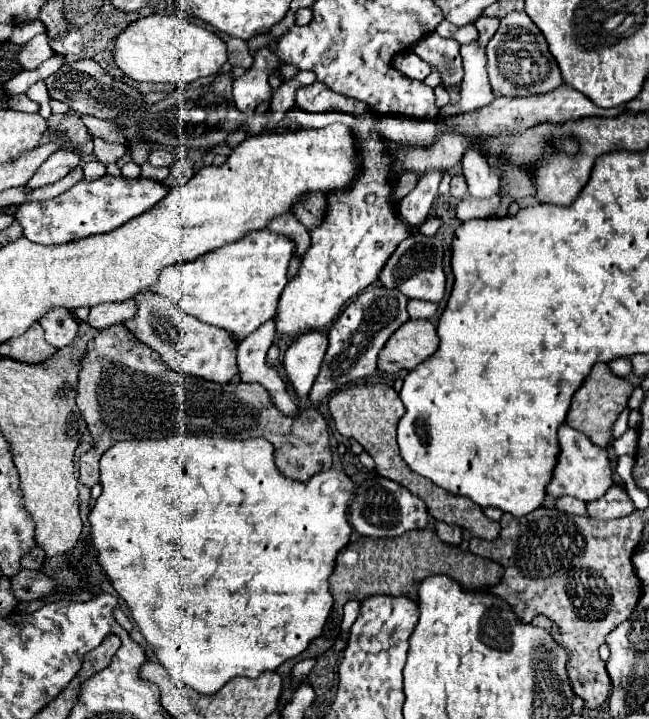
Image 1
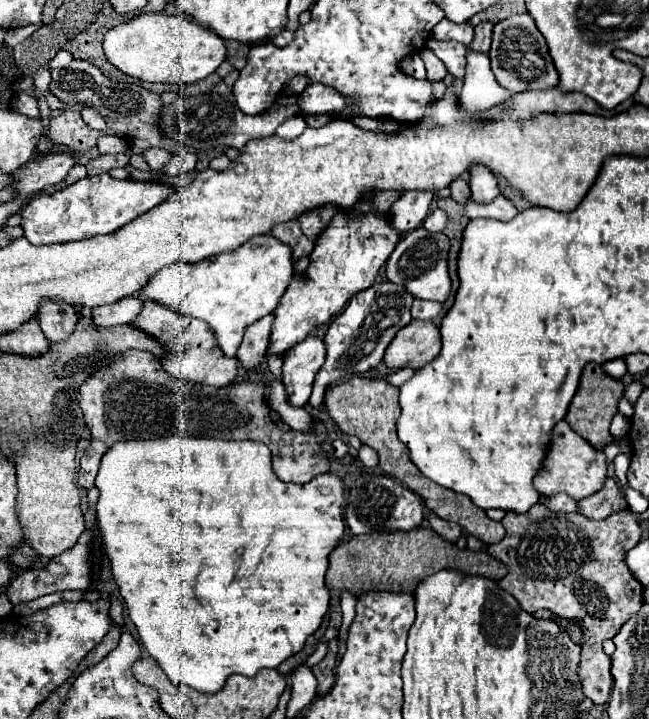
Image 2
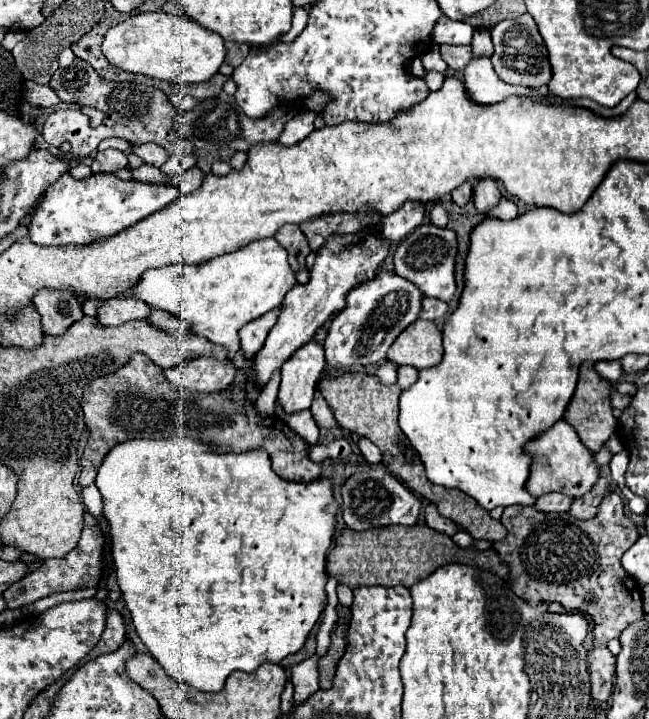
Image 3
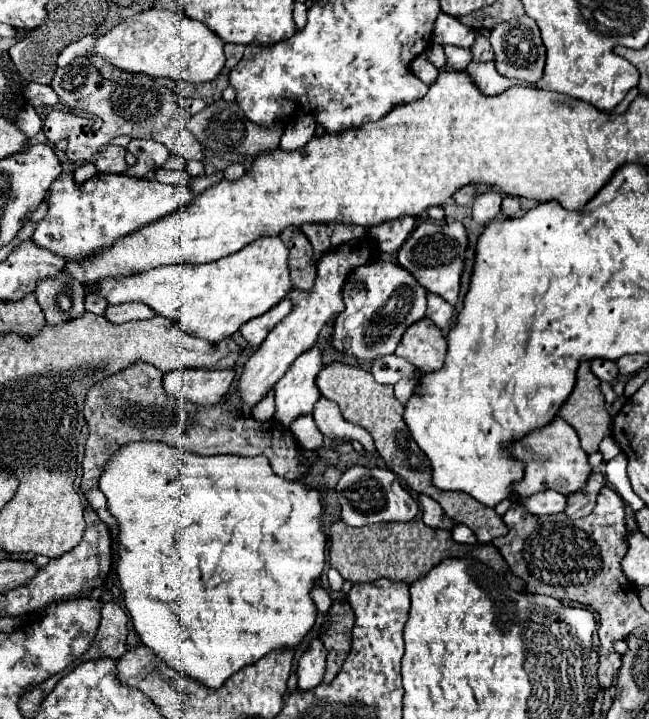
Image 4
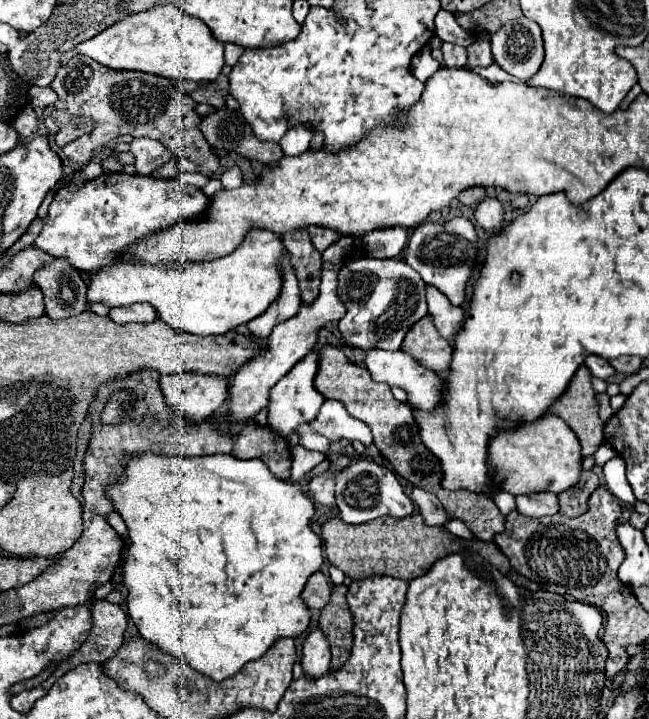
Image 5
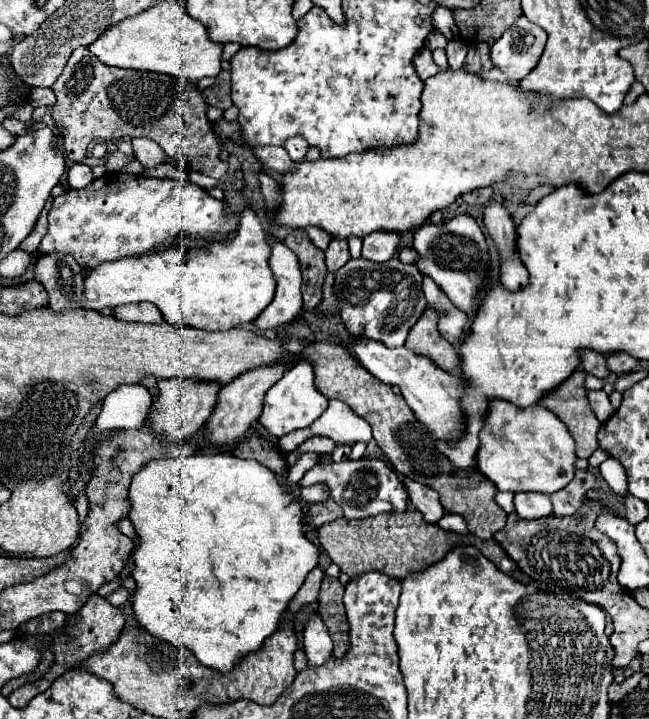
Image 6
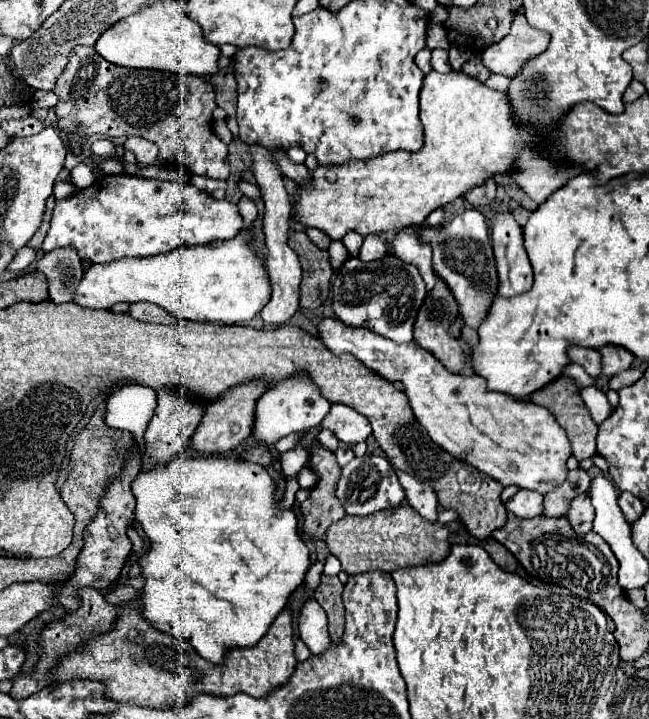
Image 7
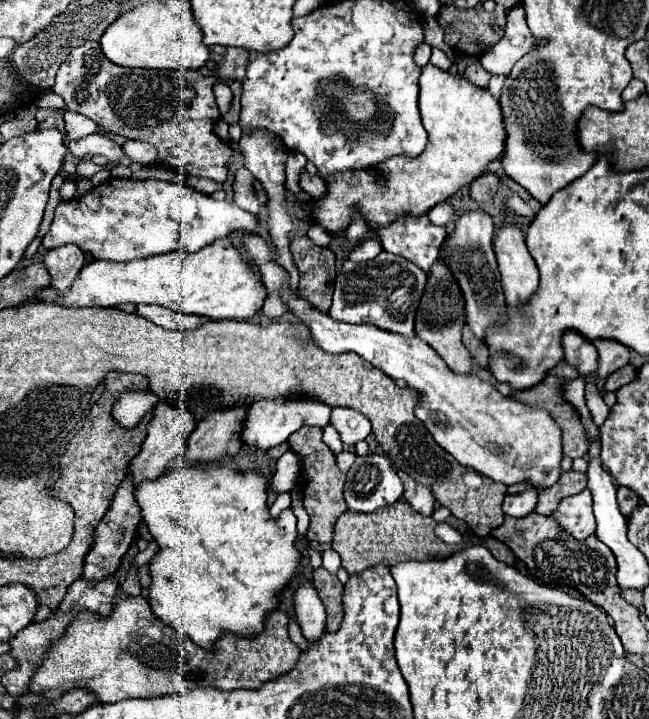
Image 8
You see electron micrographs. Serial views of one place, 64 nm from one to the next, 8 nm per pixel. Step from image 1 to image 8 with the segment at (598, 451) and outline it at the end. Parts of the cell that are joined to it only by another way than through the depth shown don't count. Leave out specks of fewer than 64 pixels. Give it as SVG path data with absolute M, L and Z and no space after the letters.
M246 236L246 252L258 264L268 292L282 292L282 298L286 298L290 306L288 310L310 328L322 350L330 354L356 352L362 360L382 370L392 380L404 380L408 388L418 392L418 404L414 410L416 416L424 422L438 446L452 454L462 466L474 468L476 472L506 486L530 482L536 490L544 490L558 482L562 474L560 462L564 458L562 432L546 410L526 406L514 396L504 396L490 382L480 380L474 374L454 374L418 336L402 338L370 324L344 324L308 306L308 302L286 290L288 274L276 264L270 246L260 236Z

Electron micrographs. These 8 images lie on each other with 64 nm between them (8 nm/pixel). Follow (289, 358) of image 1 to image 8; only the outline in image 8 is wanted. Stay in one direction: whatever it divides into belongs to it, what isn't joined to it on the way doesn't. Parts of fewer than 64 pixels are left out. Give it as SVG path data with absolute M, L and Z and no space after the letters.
M276 398L276 400L258 400L252 402L246 422L242 428L242 440L244 444L250 444L260 450L270 450L290 438L298 428L302 426L320 426L324 428L330 420L332 408L324 402L312 400L312 398Z

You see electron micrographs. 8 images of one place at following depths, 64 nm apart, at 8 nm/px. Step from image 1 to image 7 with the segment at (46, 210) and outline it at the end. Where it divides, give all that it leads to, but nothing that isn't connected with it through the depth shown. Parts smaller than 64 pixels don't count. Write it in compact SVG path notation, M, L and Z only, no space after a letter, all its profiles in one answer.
M112 174L98 178L92 186L74 192L64 200L56 200L50 230L44 238L42 250L52 252L56 248L74 248L82 260L92 264L104 264L112 260L120 260L126 256L154 256L164 254L178 246L196 246L208 244L214 240L230 240L242 228L242 216L238 206L228 200L216 200L204 190L186 184L186 182L166 182L166 180L150 180L130 174Z

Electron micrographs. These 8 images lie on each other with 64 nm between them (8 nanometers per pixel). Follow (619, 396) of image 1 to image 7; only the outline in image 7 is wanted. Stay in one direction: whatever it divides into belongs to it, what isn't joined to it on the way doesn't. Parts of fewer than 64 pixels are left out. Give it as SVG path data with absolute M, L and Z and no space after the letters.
M562 376L558 380L550 382L548 386L544 386L542 390L538 390L536 394L532 394L532 402L538 404L538 406L548 408L556 416L558 424L566 430L566 434L568 434L568 438L572 442L574 456L578 460L586 460L586 458L592 458L596 454L596 432L598 432L598 426L590 418L590 412L588 412L586 404L580 398L580 386L572 378Z

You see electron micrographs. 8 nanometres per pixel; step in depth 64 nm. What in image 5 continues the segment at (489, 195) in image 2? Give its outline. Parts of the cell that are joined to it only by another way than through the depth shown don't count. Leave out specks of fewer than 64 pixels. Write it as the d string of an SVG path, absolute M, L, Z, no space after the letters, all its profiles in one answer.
M484 198L476 210L474 210L474 218L476 222L486 230L486 232L496 232L495 236L499 235L501 228L505 228L506 214L504 214L504 206L500 200L496 198Z

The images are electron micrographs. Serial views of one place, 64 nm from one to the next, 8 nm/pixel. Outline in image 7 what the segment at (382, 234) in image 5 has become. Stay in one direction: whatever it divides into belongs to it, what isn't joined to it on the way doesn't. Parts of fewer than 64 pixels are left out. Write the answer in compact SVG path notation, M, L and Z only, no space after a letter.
M374 234L374 236L366 236L364 238L364 244L362 244L362 250L360 250L360 260L362 262L370 262L370 260L378 260L378 258L384 258L386 254L390 254L390 246L388 246L388 240L380 234Z

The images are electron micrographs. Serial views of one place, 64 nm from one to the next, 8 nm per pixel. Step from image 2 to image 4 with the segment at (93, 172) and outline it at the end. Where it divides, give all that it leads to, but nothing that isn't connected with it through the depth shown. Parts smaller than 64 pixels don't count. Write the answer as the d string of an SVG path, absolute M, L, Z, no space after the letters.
M106 146L104 150L100 150L94 166L96 170L102 173L120 174L126 170L126 160L124 160L126 150L118 148L118 146Z

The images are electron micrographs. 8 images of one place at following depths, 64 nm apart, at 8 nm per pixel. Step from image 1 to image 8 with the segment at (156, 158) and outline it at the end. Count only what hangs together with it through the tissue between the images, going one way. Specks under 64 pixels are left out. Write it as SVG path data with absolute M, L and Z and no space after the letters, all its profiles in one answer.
M126 140L126 144L122 146L122 150L124 150L126 156L132 158L132 162L138 162L138 164L144 164L144 166L156 162L156 150L148 142Z

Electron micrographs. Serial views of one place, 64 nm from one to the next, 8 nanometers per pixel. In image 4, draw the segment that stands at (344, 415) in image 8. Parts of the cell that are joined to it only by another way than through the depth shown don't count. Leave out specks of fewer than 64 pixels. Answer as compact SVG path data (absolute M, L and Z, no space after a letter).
M321 397L318 400L318 404L314 406L314 414L312 414L312 416L314 416L314 422L316 422L318 430L320 430L324 436L358 440L366 452L376 454L376 446L374 446L374 442L372 442L372 436L370 436L364 428L346 422L346 420L342 418L340 409L335 402Z

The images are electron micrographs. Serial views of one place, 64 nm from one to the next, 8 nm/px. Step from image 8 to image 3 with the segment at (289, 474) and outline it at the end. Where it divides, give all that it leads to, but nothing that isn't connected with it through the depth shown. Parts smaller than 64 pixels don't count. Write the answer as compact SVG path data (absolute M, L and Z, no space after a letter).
M276 400L276 410L274 410L296 434L300 434L310 446L318 444L318 426L314 422L314 416L308 412L308 410L300 410L298 414L282 414L282 406L278 406L278 400Z

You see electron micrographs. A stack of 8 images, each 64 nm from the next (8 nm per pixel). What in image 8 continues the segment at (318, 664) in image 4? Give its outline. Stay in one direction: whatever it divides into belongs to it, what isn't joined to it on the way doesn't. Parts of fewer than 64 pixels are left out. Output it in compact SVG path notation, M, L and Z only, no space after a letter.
M304 582L294 594L296 606L296 622L304 634L304 638L314 644L326 632L326 610L314 590L312 584Z

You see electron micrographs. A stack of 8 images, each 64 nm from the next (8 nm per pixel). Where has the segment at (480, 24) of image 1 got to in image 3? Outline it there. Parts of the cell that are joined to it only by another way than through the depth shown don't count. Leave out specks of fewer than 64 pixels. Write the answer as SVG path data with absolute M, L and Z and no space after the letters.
M478 28L474 30L472 38L472 52L476 58L480 56L492 56L492 40L490 40L490 30L488 28Z

